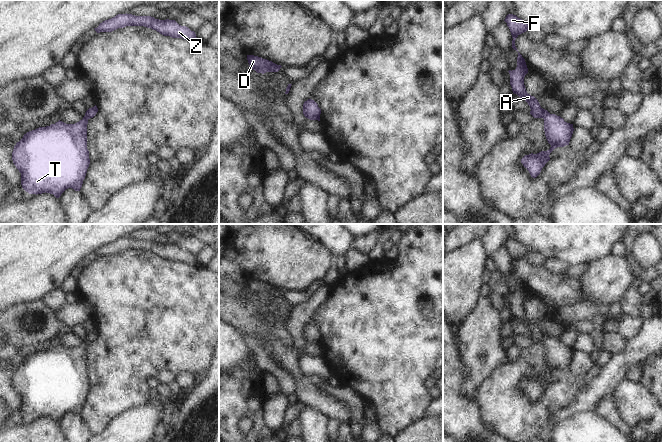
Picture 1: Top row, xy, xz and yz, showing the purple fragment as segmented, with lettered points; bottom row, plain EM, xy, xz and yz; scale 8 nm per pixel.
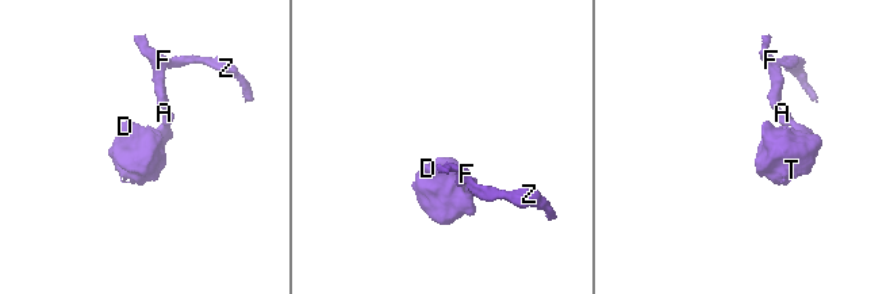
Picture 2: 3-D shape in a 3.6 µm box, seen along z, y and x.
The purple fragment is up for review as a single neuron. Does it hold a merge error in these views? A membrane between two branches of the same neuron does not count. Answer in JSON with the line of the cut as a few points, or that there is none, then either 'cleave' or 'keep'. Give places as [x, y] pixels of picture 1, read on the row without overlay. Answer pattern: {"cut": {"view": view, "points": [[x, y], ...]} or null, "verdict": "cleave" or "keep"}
{"cut": null, "verdict": "keep"}

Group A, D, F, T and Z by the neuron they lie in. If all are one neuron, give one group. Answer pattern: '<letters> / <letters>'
A D F T Z

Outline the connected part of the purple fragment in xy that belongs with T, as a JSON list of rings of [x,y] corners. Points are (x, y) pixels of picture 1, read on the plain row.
[[[95,329],[89,332],[82,344],[75,348],[58,345],[46,351],[39,351],[24,358],[16,367],[12,384],[21,397],[22,412],[29,418],[50,417],[56,422],[68,412],[80,415],[90,388],[87,373],[87,348],[98,336]]]

